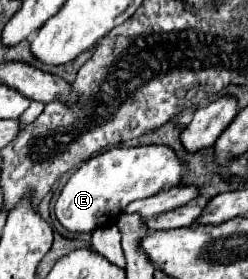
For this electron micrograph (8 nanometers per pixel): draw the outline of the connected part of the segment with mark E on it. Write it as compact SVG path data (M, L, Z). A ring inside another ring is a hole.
M165 145L109 149L105 153L99 153L93 159L89 159L87 163L83 163L71 175L71 179L67 181L67 185L63 187L63 191L55 203L57 221L67 231L91 233L99 227L111 225L121 209L123 209L123 213L137 213L141 219L149 219L149 217L161 215L165 211L171 211L175 207L187 205L197 199L197 189L187 187L187 185L177 185L183 171L185 171L185 165Z

